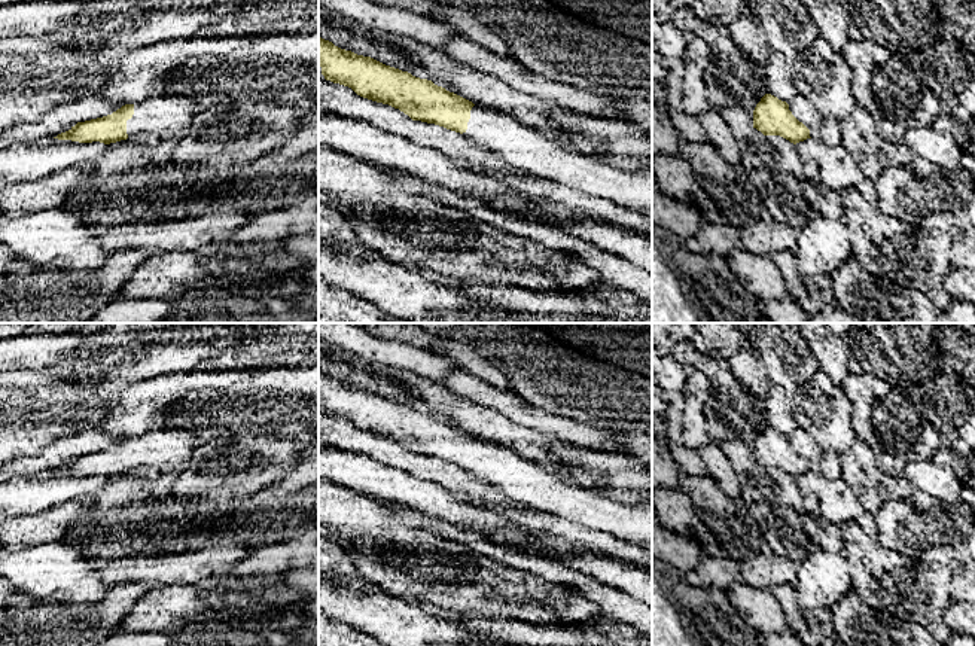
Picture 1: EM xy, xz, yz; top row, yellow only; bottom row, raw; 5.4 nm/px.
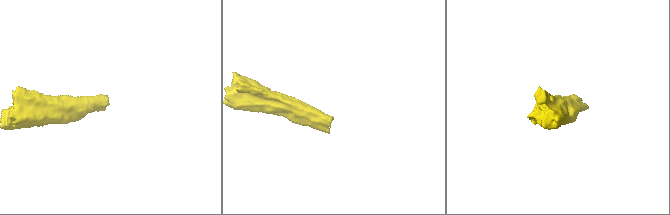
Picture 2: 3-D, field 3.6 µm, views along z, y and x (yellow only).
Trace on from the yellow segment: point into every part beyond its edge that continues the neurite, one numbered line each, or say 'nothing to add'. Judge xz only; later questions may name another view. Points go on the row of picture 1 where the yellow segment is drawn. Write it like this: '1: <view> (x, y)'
1: xz (526, 149)

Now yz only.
nothing to add

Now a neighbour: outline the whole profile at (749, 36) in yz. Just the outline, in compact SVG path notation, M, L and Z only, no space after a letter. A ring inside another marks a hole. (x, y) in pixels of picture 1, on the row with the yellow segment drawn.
M741 15L728 28L740 51L761 70L773 54L768 36L758 21Z

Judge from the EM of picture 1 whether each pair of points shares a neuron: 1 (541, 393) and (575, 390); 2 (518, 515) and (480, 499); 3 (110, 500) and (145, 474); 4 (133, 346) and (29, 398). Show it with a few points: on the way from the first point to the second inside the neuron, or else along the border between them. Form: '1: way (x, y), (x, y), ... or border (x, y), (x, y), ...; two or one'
1: way (550, 390), (566, 390); one
2: way (509, 509), (494, 499), (488, 499); one
3: way (119, 499), (136, 483); one
4: border (42, 387), (42, 404), (15, 414); two

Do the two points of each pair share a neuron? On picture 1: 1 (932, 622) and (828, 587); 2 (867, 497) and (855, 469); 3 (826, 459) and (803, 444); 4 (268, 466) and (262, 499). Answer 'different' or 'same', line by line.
1: different
2: same
3: same
4: different

